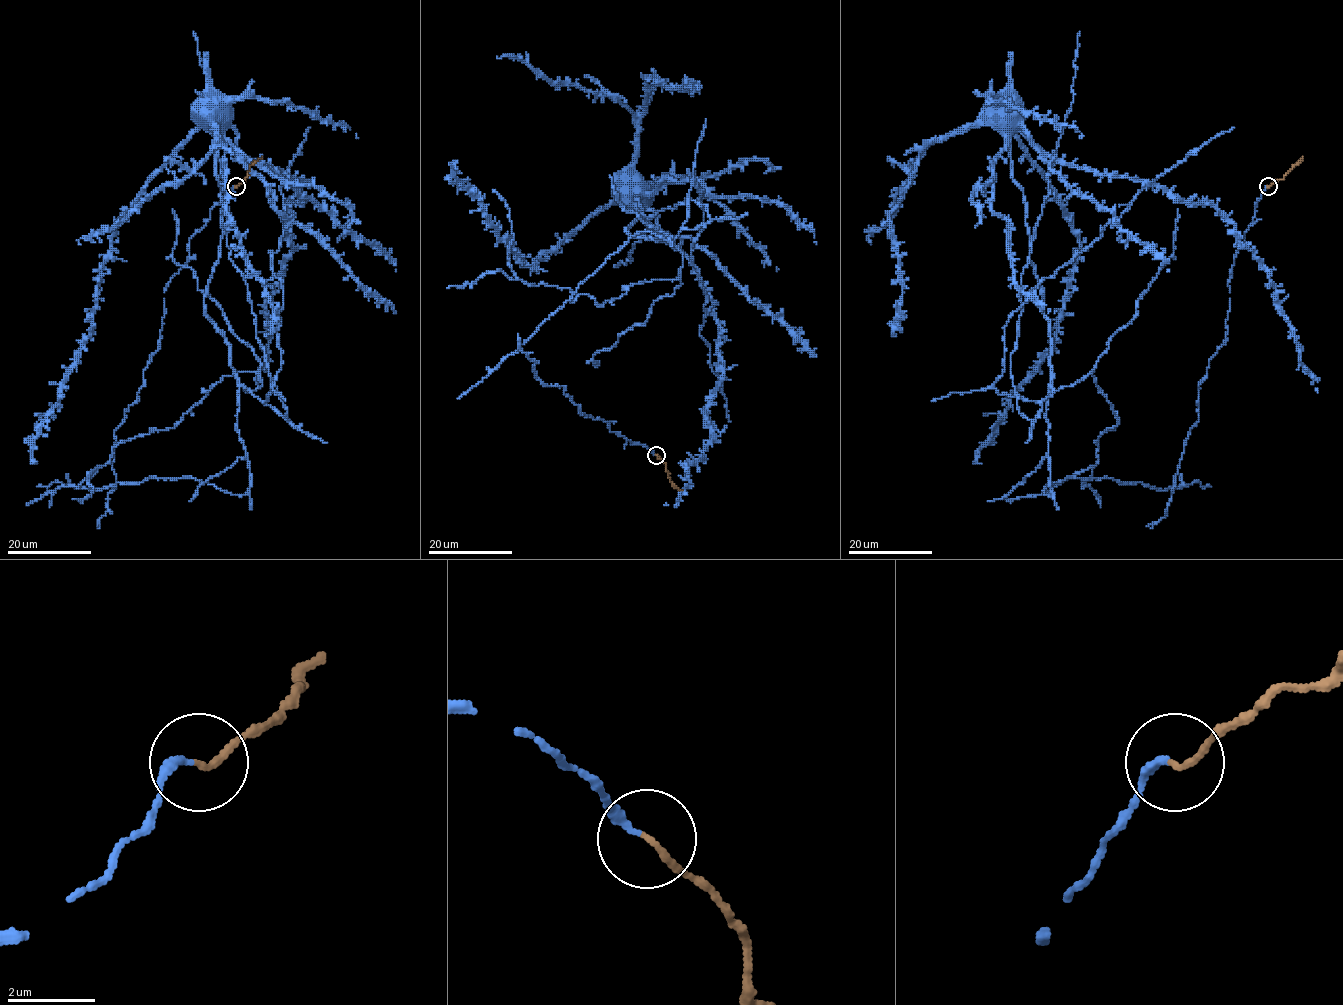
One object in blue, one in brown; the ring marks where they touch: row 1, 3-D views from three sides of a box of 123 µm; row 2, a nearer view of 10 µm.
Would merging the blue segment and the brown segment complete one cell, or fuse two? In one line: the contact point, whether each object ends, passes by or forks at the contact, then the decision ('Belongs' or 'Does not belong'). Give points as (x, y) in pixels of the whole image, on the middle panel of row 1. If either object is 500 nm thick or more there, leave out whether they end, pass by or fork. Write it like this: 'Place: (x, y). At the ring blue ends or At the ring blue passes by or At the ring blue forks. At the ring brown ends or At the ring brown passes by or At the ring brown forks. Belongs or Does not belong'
Place: (656, 455). At the ring blue ends. At the ring brown ends. Belongs

